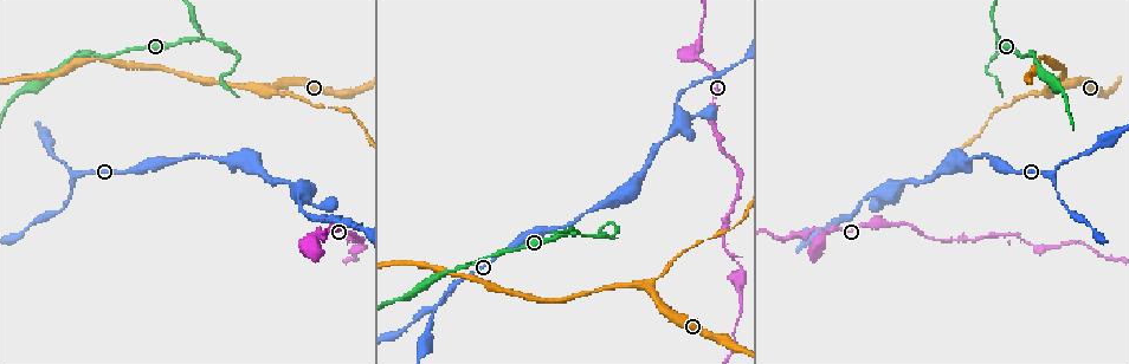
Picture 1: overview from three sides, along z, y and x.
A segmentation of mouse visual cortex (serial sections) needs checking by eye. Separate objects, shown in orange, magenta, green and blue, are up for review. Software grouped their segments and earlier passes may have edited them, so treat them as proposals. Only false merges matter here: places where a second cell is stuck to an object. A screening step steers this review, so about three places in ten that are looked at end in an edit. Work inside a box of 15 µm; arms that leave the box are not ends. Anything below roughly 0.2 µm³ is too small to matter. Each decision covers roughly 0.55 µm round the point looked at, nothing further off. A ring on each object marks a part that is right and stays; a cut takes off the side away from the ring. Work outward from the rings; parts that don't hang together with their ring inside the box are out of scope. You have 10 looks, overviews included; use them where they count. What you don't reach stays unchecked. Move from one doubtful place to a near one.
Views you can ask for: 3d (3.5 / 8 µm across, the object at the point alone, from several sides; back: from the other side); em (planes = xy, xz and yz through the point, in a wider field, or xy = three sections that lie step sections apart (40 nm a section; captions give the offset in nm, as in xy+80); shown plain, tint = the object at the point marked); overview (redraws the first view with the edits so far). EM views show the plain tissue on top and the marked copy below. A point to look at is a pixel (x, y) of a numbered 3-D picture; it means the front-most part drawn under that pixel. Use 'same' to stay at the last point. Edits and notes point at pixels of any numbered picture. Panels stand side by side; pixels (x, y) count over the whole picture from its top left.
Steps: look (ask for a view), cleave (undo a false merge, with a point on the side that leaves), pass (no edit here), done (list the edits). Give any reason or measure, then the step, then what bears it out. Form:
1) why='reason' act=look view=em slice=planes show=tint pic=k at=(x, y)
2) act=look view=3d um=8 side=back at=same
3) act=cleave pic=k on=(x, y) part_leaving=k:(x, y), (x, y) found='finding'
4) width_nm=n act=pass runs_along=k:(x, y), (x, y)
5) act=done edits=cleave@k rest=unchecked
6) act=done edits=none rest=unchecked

why='sharp bend' act=look view=3d um=3.5 pic=1 at=(819, 233)

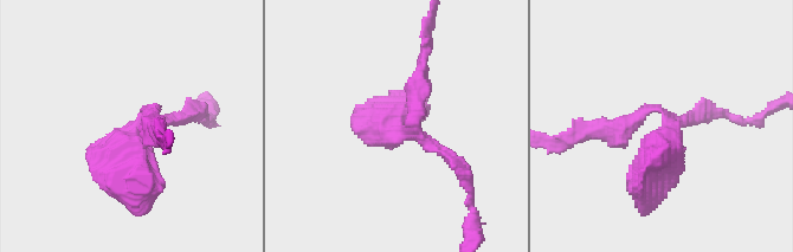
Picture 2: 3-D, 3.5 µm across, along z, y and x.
arms=3 arm_widths_nm=200,250,450 act=look view=em slice=xy step=2 show=tint pic=2 at=(670, 118)

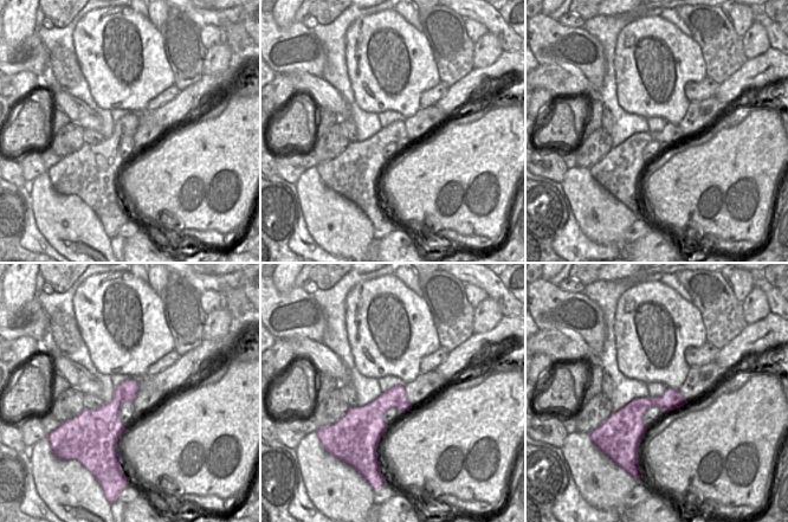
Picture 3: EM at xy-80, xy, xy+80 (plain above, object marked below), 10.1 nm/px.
why='another direction' act=look view=em slice=planes show=tint at=same

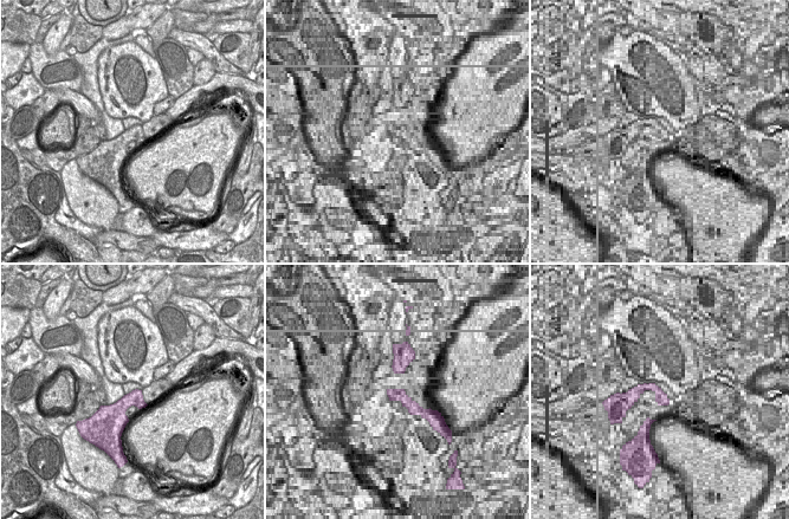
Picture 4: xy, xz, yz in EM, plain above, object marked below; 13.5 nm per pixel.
width_nm=200 act=pass runs_along=2:(721, 114), (669, 121), (645, 179) found='one cell here'

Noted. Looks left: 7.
why='branch point' act=look view=3d um=3.5 pic=1 at=(895, 187)

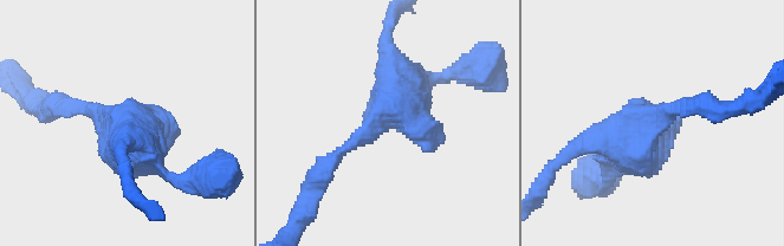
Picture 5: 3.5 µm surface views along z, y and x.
why='need the tissue' act=look view=em slice=xy step=2 show=tint pic=5 at=(113, 125)

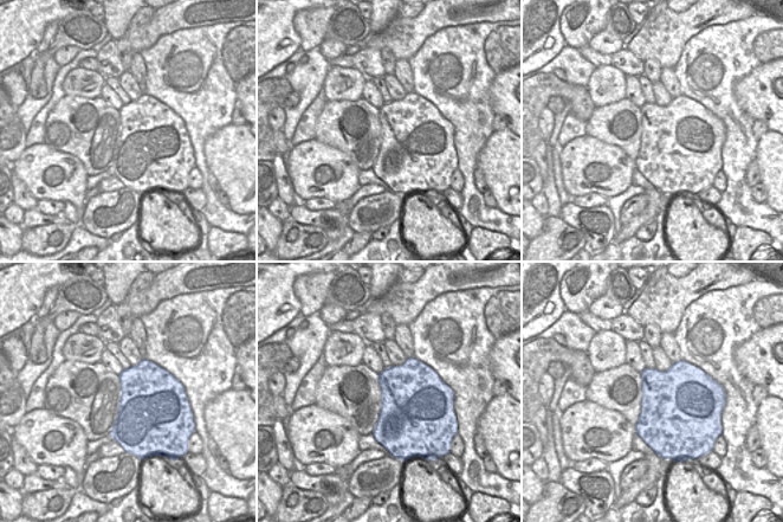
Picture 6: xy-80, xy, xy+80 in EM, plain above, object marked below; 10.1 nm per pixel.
act=look view=em slice=planes show=tint at=same

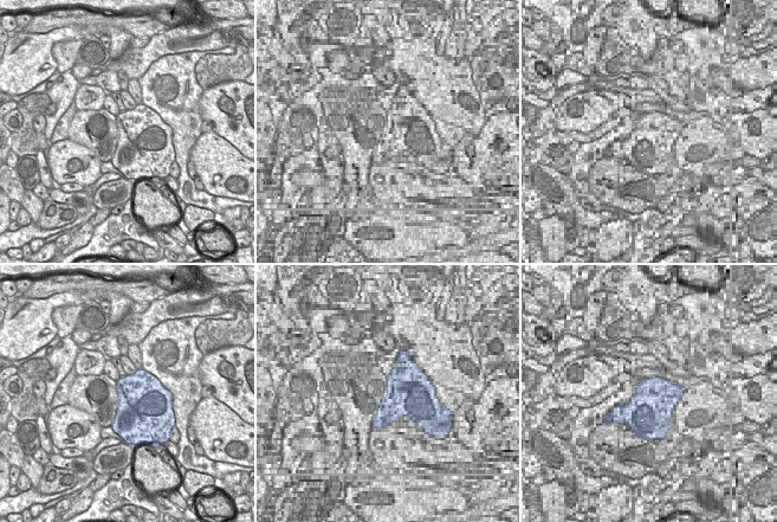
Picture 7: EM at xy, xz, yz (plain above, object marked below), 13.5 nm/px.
act=pass runs_along=5:(681, 104), (561, 159) found='one cell here'

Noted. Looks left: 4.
why='three arms meet' act=look view=3d um=3.5 pic=1 at=(1050, 173)

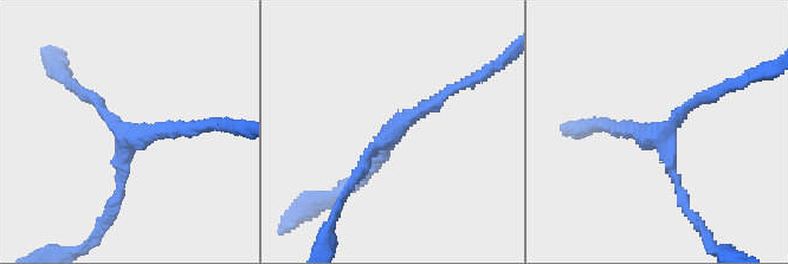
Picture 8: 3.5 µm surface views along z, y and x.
act=pass runs_along=8:(462, 85), (389, 134), (353, 180) found='all the same cell'

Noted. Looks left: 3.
why='sharp bend' act=look view=3d um=3.5 pic=1 at=(997, 33)

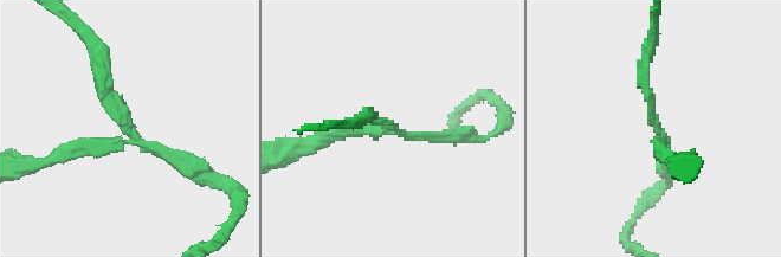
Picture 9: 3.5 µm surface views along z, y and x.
act=cleave pic=9 on=(110, 95) part_leaving=9:(133, 137), (219, 178), (234, 192) found='two cells meet here'

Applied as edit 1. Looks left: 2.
act=done edits=cleave@9 rest=unchecked

